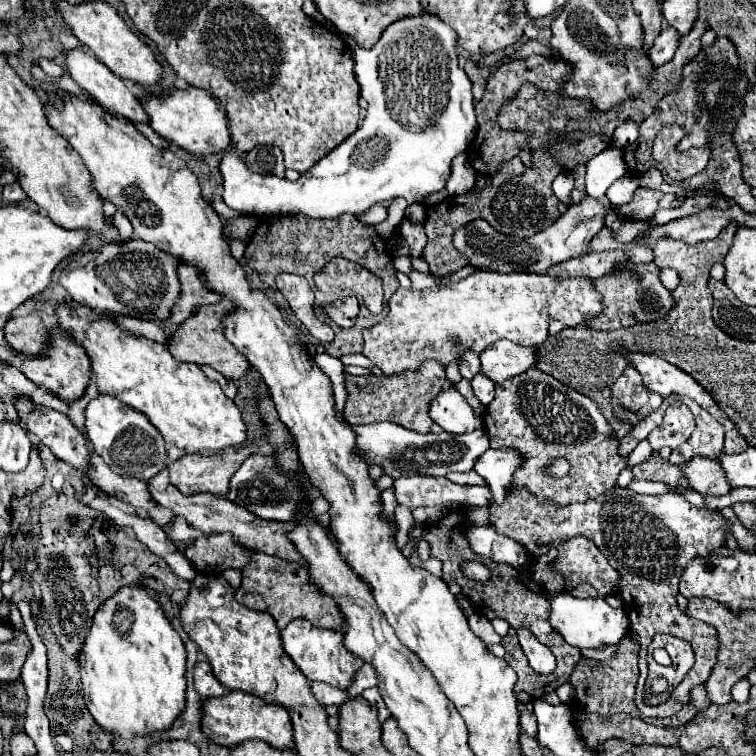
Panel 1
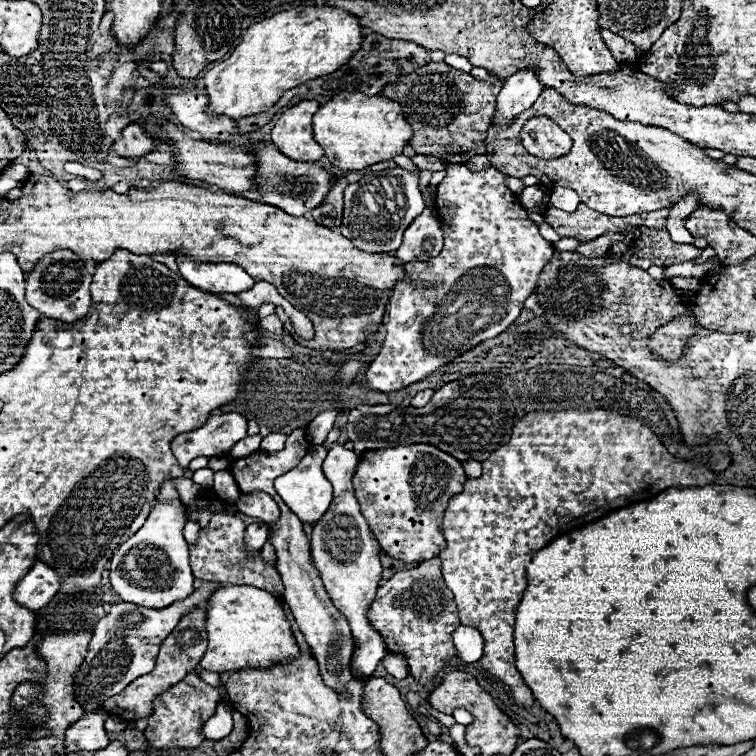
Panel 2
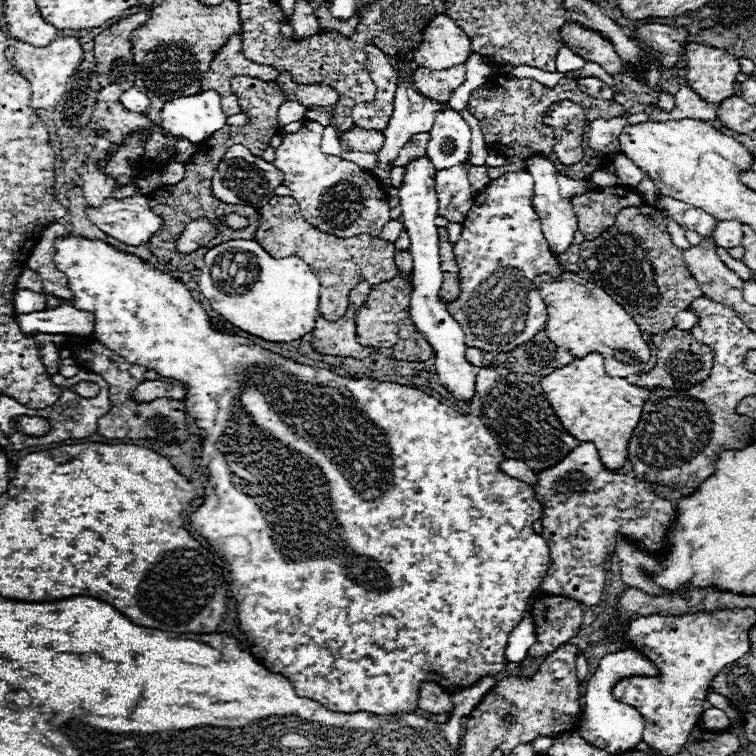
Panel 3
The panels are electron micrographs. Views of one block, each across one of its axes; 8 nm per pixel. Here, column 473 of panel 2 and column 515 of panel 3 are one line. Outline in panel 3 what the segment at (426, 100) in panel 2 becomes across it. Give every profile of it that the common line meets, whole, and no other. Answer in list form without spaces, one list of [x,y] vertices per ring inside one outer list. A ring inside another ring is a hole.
[[[492,76],[492,78],[488,78],[488,82],[478,86],[476,90],[472,90],[472,94],[468,98],[468,110],[478,118],[484,140],[492,152],[500,152],[506,158],[516,156],[522,160],[538,154],[538,156],[552,160],[552,164],[556,166],[556,170],[560,170],[560,174],[582,180],[582,178],[590,176],[594,170],[600,170],[608,162],[608,158],[600,152],[592,152],[586,148],[584,158],[574,166],[564,166],[558,160],[558,156],[552,150],[552,128],[546,128],[542,124],[542,116],[548,112],[548,108],[552,104],[562,102],[562,100],[572,100],[572,102],[580,104],[584,108],[584,116],[588,122],[596,120],[596,118],[608,120],[608,118],[616,118],[616,116],[624,114],[622,104],[618,104],[614,100],[592,98],[592,96],[580,92],[576,86],[576,80],[562,78],[554,88],[548,88],[532,78],[506,78],[506,76]]]

